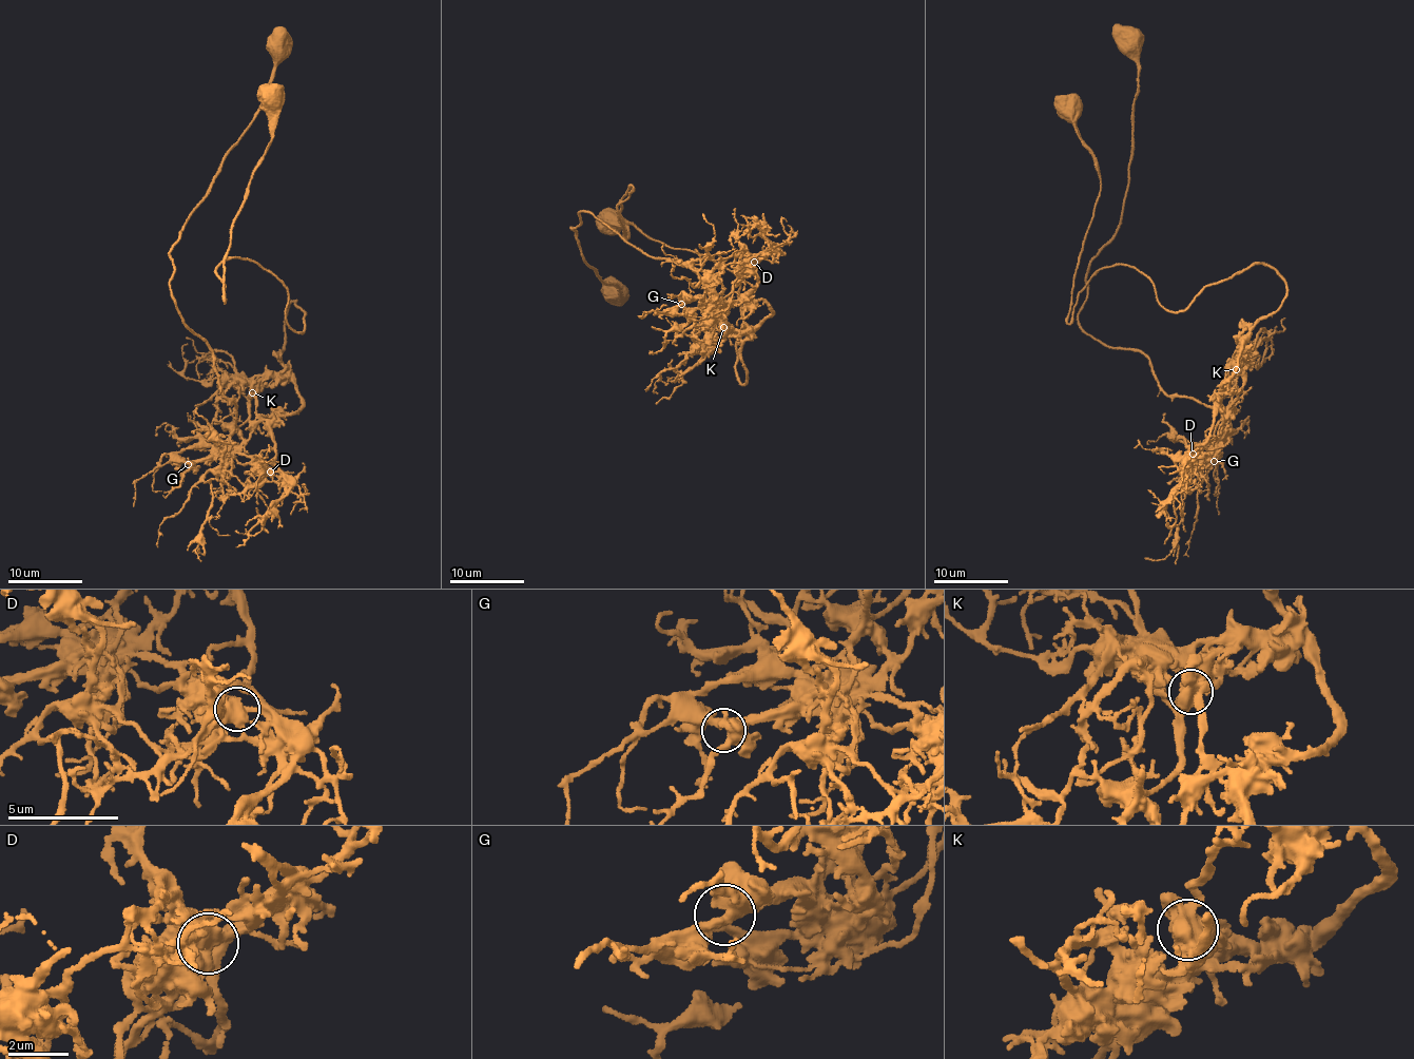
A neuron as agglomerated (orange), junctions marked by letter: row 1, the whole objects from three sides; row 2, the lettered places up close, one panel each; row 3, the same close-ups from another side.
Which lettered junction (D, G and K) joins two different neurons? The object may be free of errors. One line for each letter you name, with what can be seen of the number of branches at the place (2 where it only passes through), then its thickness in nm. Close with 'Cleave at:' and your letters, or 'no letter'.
D: branches 4; calibre 480 nm
Cleave at: D

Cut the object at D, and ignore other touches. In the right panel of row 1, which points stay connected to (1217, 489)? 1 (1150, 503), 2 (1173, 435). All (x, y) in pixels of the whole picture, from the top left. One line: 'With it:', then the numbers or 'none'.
With it: 1, 2

